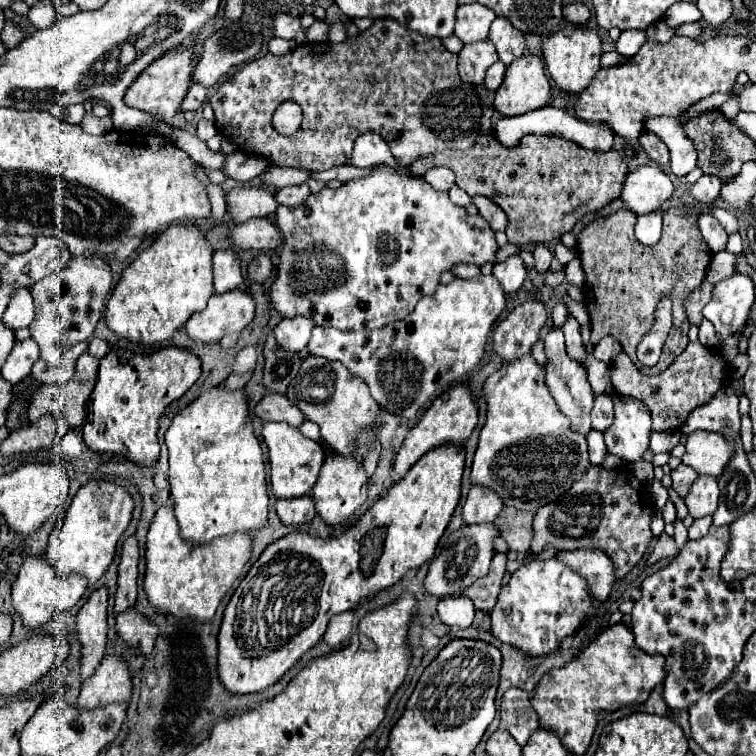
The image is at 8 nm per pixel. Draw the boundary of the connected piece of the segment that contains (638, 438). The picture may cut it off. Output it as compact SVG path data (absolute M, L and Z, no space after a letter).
M613 396L613 402L615 422L605 432L607 450L625 462L635 462L649 450L651 414L639 400Z

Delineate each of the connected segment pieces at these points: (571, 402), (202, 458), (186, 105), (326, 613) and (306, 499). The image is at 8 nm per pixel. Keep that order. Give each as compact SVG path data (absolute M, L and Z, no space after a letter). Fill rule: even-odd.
M551 328L551 332L545 336L545 354L549 358L549 362L545 364L547 370L547 386L551 388L551 394L555 396L555 400L559 402L559 408L565 416L569 416L573 420L573 432L587 436L591 430L591 408L593 408L593 392L587 380L587 372L581 364L573 362L567 352L565 352L565 340L563 340L563 330L561 328Z
M213 386L201 390L199 396L181 408L165 432L169 448L169 482L175 506L175 516L181 536L191 542L211 542L213 538L233 532L257 532L267 522L267 482L263 466L263 450L253 432L249 416L249 394L245 390L227 390Z
M193 84L189 88L183 104L181 104L181 110L183 112L187 112L187 110L193 110L195 112L195 110L199 110L203 106L203 102L207 100L207 94L209 94L207 88L201 88L201 84Z
M461 446L433 448L347 532L333 538L291 532L269 544L233 592L223 614L219 632L223 686L233 694L269 688L321 640L335 614L355 608L361 598L393 586L407 570L431 560L459 504L463 468Z
M299 496L299 498L287 498L275 502L277 516L287 526L301 526L309 524L315 516L315 504L311 496Z

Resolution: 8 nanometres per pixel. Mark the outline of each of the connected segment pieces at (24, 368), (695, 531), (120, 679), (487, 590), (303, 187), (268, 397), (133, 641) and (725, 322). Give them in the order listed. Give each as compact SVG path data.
M27 338L23 342L17 342L3 364L3 370L1 370L3 378L9 380L11 384L21 382L31 372L31 366L37 358L39 358L39 346L35 344L35 340Z
M709 516L699 518L699 522L695 522L695 524L689 526L689 540L699 540L699 538L703 538L703 536L707 534L709 526L711 526L711 518L709 518Z
M105 652L99 668L93 672L91 678L83 682L81 696L79 696L79 706L85 710L97 708L99 704L109 704L109 702L121 702L131 698L131 674L129 674L129 664L123 660L121 654Z
M497 552L493 562L491 562L489 574L476 580L470 587L461 592L461 594L465 594L467 598L473 600L475 610L489 612L495 606L499 590L501 590L501 580L503 580L503 574L505 574L505 564L507 564L507 556L503 552Z
M297 184L297 186L287 186L277 190L277 200L283 206L301 206L309 194L311 192L307 184Z
M267 392L257 404L255 414L263 422L287 422L293 428L299 428L305 422L303 412L285 394L277 392Z
M127 608L127 612L121 612L117 616L117 634L131 648L135 648L137 652L143 652L147 656L155 646L159 628L151 622L151 618L143 616L135 608Z
M733 274L713 286L711 300L703 308L703 316L715 326L719 342L737 332L755 302L755 284L747 274Z

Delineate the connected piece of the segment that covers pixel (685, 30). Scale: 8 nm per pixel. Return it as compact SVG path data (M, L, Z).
M699 22L683 24L683 26L679 26L679 28L677 28L677 34L685 34L685 36L689 36L689 38L699 38L699 36L701 36L701 32L703 32L703 28L701 28L701 24L699 24Z

